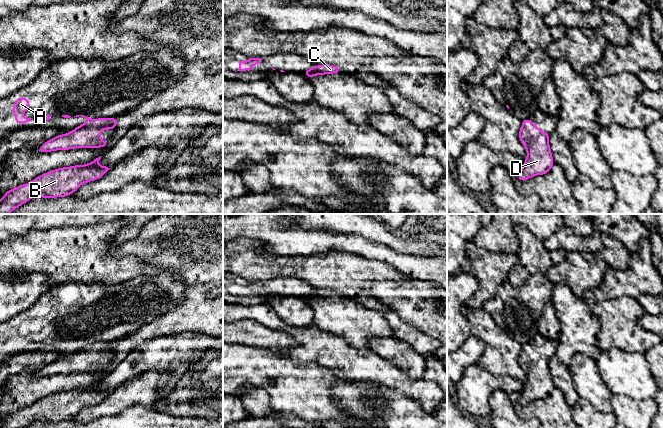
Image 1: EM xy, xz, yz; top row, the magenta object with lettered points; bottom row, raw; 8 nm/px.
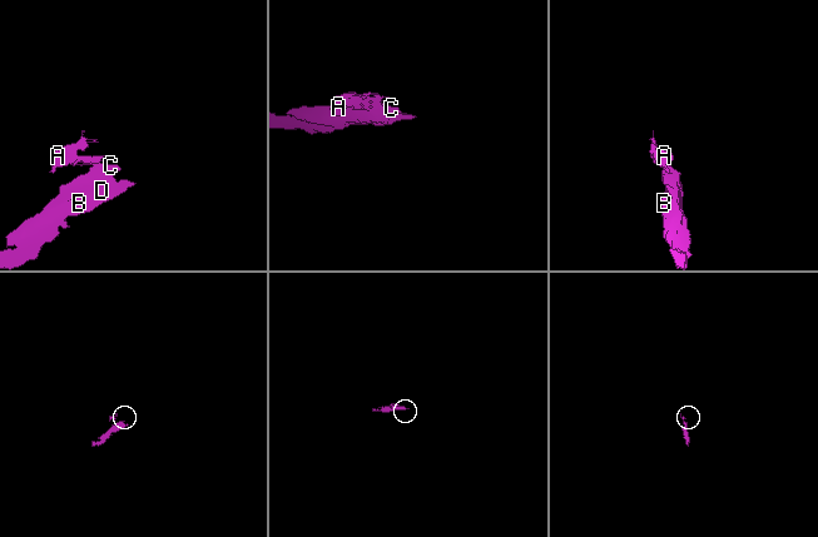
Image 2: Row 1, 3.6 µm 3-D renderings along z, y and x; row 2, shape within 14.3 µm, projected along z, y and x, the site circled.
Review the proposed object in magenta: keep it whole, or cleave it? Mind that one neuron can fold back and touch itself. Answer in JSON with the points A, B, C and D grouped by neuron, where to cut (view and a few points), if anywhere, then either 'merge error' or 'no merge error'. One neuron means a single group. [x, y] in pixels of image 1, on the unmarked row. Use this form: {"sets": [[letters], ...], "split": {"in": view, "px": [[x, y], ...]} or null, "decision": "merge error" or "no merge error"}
{"sets": [["A"], ["B", "C", "D"]], "split": {"in": "xy", "px": [[93, 343], [88, 344]]}, "decision": "merge error"}

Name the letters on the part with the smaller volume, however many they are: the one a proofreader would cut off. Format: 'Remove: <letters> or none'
Remove: A

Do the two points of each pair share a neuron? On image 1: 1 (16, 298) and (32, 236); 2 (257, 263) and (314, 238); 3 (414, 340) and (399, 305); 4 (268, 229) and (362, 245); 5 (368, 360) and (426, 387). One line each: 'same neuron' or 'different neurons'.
1: different neurons
2: different neurons
3: different neurons
4: same neuron
5: same neuron

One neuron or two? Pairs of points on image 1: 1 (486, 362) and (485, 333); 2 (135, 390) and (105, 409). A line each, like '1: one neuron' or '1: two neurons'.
1: one neuron
2: one neuron

